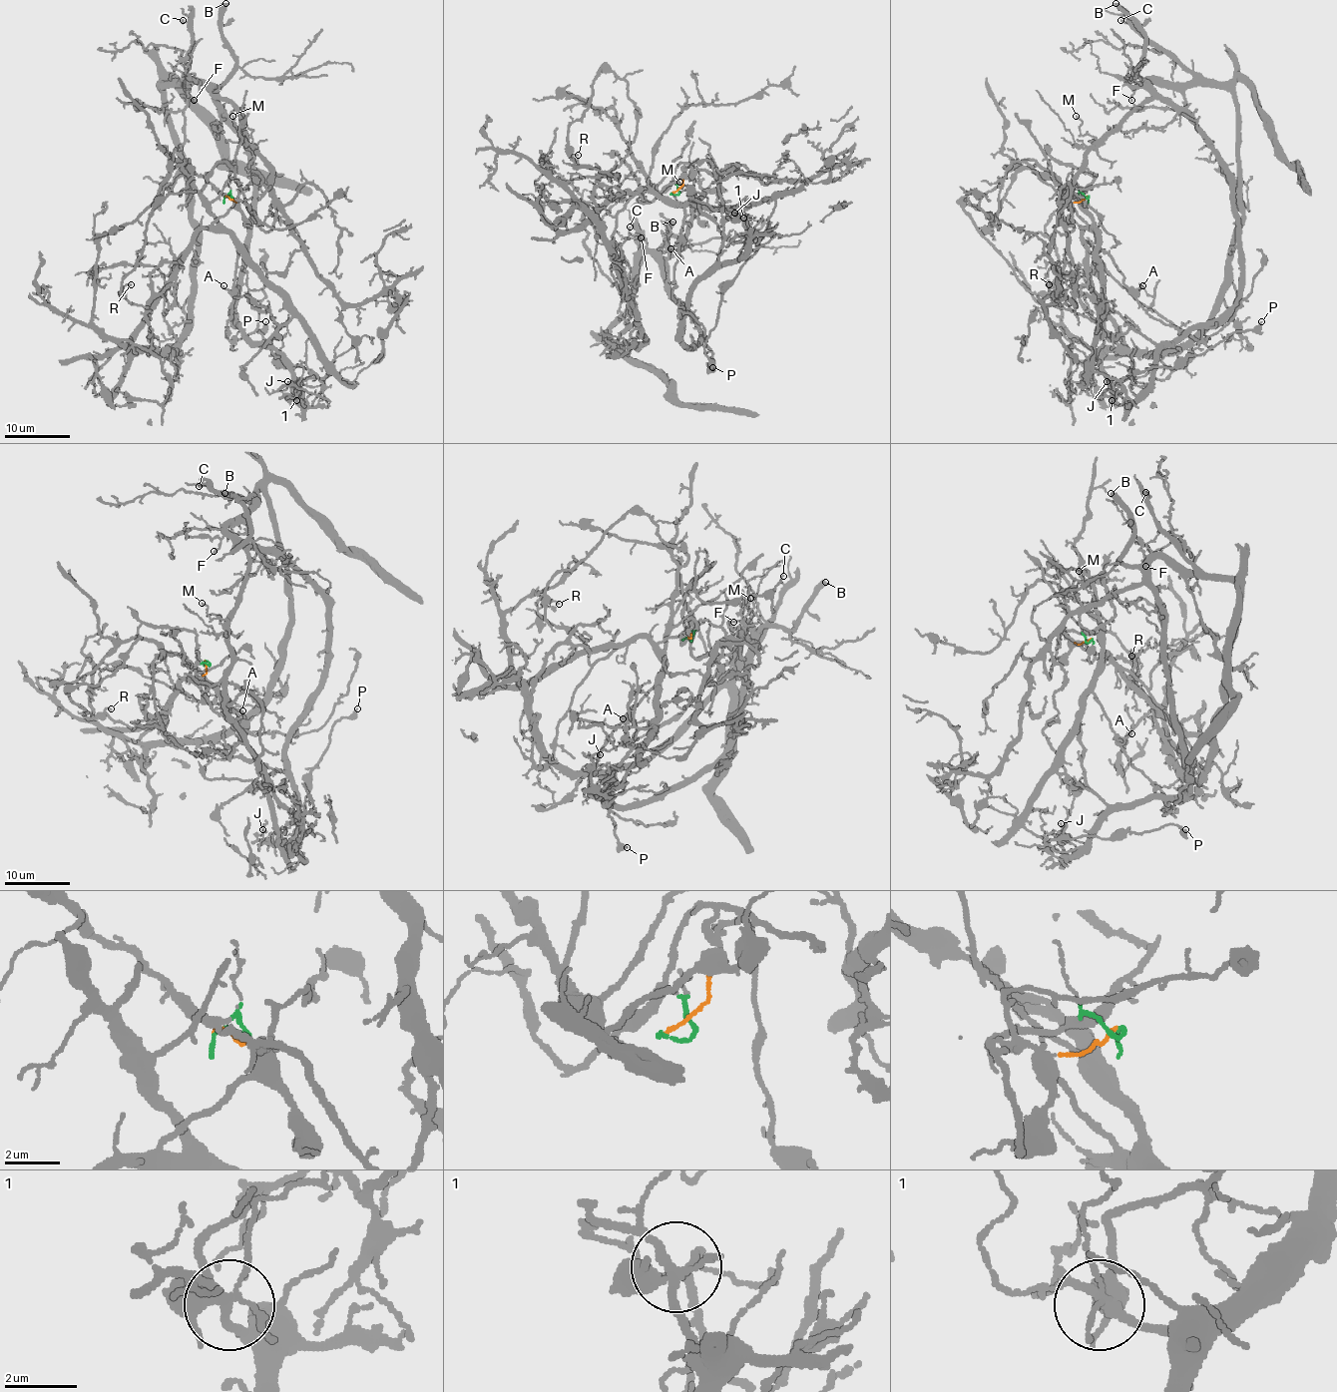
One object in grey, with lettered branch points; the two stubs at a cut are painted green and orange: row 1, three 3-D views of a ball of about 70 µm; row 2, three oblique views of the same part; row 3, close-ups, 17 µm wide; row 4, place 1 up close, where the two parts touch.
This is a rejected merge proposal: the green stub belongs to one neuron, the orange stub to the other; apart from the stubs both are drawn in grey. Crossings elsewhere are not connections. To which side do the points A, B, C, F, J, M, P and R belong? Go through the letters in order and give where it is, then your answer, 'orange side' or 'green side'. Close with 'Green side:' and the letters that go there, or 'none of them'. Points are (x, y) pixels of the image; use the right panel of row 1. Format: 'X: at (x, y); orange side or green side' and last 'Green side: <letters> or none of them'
A: at (1142, 285); orange side
B: at (1115, 3); green side
C: at (1120, 20); green side
F: at (1131, 100); green side
J: at (1107, 381); green side
M: at (1076, 116); green side
P: at (1261, 321); orange side
R: at (1049, 284); orange side
Green side: B, C, F, J, M

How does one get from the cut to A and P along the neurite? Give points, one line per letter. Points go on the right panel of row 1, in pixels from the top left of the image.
A: (1087, 197), (1073, 204), (1077, 215), (1097, 232), (1102, 247), (1127, 286), (1137, 290), (1142, 285)
P: (1087, 197), (1073, 204), (1097, 232), (1102, 308), (1095, 372), (1122, 380), (1177, 367), (1262, 321)

